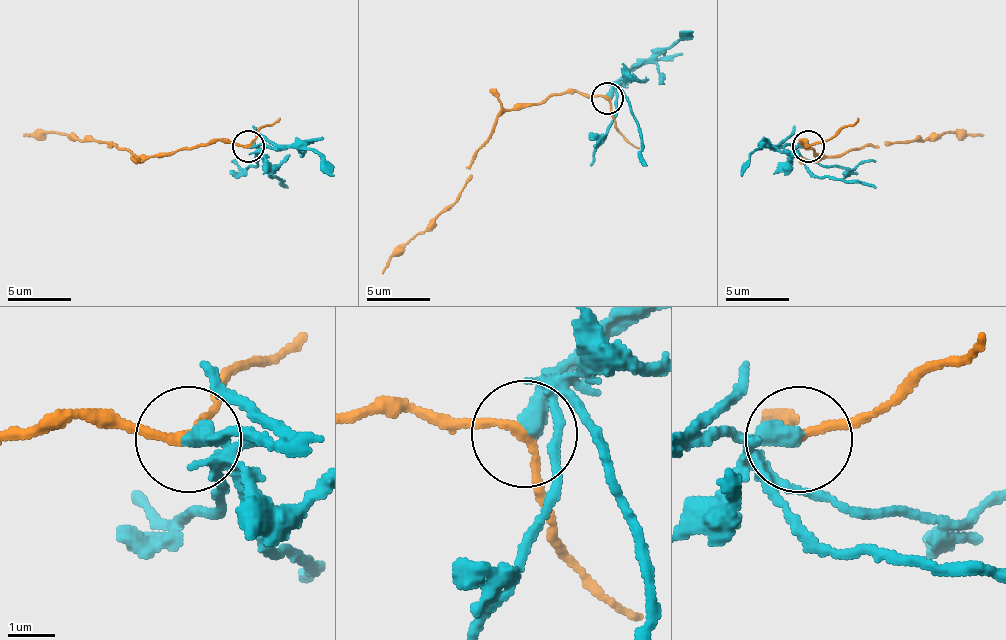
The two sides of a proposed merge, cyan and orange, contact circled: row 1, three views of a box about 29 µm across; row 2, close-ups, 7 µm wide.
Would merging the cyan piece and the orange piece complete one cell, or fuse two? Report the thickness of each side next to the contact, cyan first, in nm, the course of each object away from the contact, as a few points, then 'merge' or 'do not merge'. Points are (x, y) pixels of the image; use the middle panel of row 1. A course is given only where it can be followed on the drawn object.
calibres 440 and 190 nm; course cyan (607, 98), (629, 72), (664, 53), (693, 31); course orange (607, 98), (568, 91), (508, 110), (466, 168), (469, 180), (460, 196), (418, 231), (383, 273); do not merge

